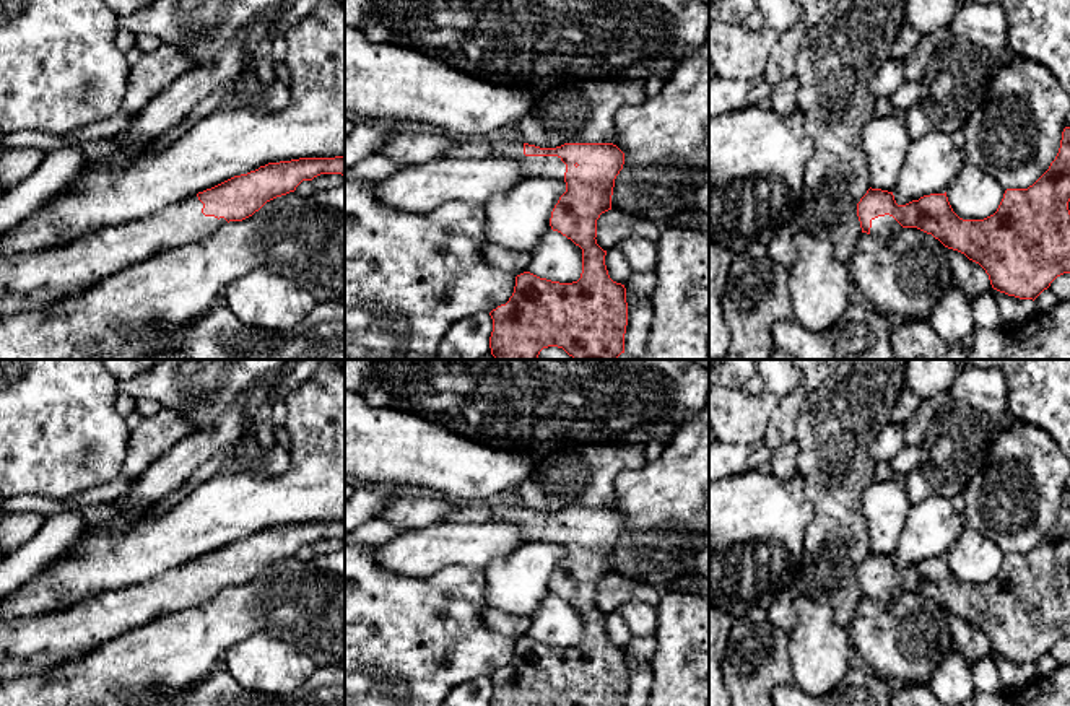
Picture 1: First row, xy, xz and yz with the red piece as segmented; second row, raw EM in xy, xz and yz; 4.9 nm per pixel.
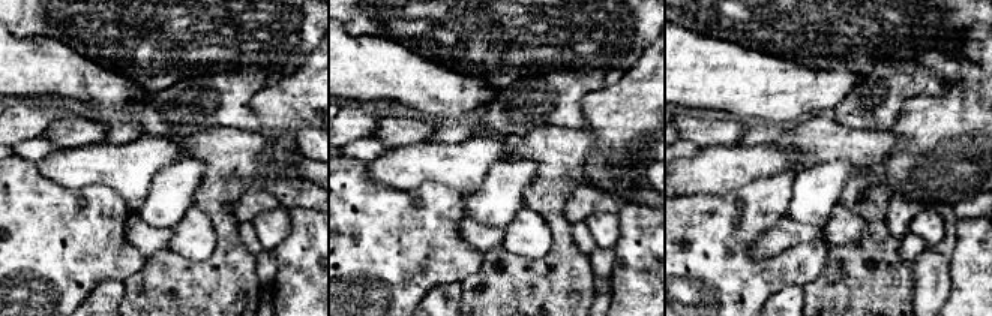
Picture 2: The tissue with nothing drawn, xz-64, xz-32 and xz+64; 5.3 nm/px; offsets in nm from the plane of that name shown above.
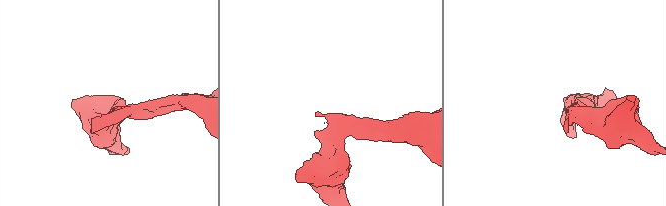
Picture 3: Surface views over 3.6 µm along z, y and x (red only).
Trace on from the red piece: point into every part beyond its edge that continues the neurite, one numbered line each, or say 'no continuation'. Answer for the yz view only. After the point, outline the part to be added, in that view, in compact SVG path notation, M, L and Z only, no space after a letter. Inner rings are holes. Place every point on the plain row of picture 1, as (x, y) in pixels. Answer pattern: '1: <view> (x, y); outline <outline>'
1: yz (883, 591); outline M889 579L872 584L870 599L875 602L891 602L899 597L903 591Z

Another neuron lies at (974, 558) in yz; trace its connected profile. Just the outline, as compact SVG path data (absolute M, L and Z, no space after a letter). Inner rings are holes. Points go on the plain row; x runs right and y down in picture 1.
M968 525L946 555L953 576L963 584L984 584L994 579L1003 558L1003 550L994 540Z

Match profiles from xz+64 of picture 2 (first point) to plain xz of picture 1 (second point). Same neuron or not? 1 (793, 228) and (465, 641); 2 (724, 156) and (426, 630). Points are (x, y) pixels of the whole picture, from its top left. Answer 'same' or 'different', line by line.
1: different
2: different

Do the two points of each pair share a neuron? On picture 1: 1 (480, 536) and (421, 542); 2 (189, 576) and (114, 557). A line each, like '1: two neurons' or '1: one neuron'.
1: one neuron
2: two neurons

